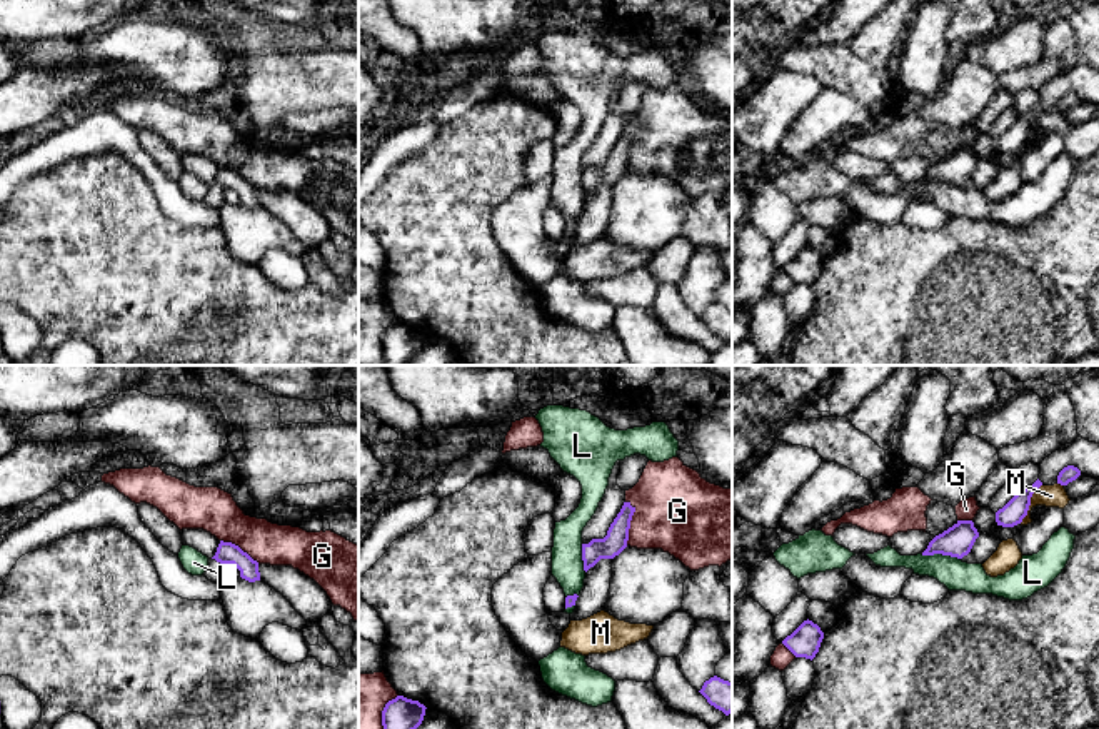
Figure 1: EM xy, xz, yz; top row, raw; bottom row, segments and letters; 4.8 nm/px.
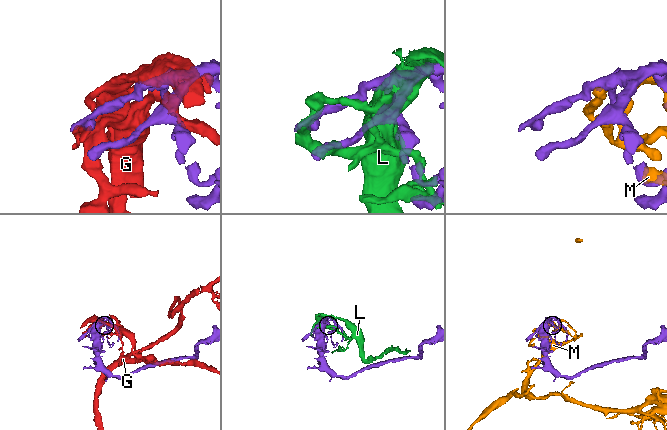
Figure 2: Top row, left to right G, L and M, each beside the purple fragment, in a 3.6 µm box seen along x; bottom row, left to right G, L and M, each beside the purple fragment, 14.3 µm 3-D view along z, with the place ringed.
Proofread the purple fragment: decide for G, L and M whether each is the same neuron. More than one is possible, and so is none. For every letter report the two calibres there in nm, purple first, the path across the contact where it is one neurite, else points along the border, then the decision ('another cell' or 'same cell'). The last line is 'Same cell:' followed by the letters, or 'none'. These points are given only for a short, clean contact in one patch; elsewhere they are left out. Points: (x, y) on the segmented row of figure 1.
G: calibres 110 and 400 nm; another cell
L: calibres 150 and 150 nm; another cell
M: calibres 110 and 110 nm; another cell
Same cell: none

